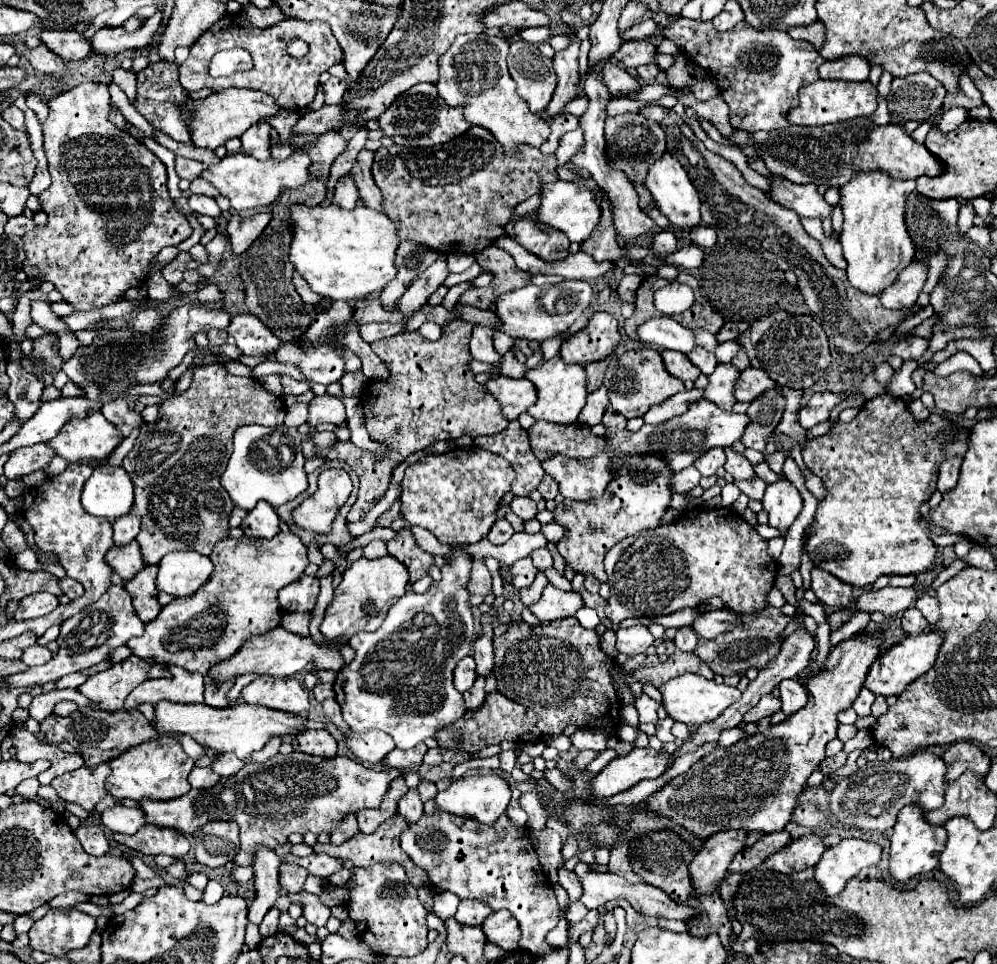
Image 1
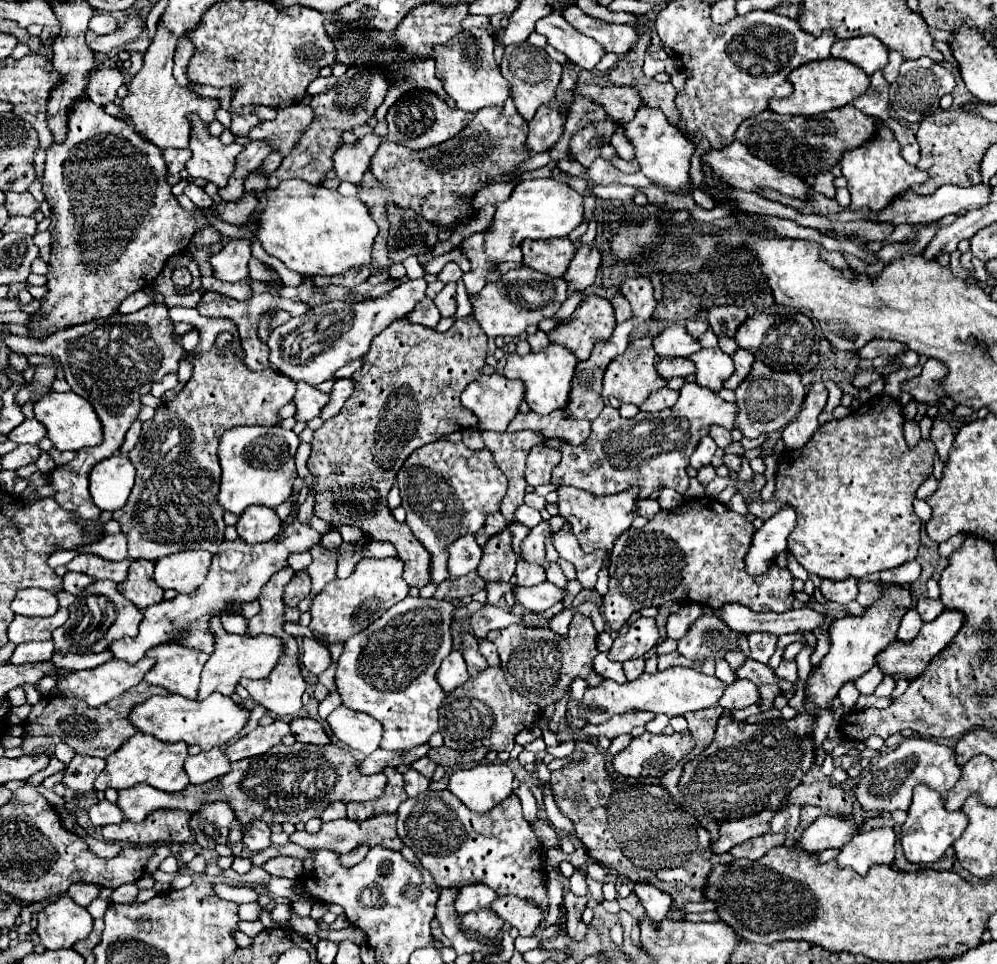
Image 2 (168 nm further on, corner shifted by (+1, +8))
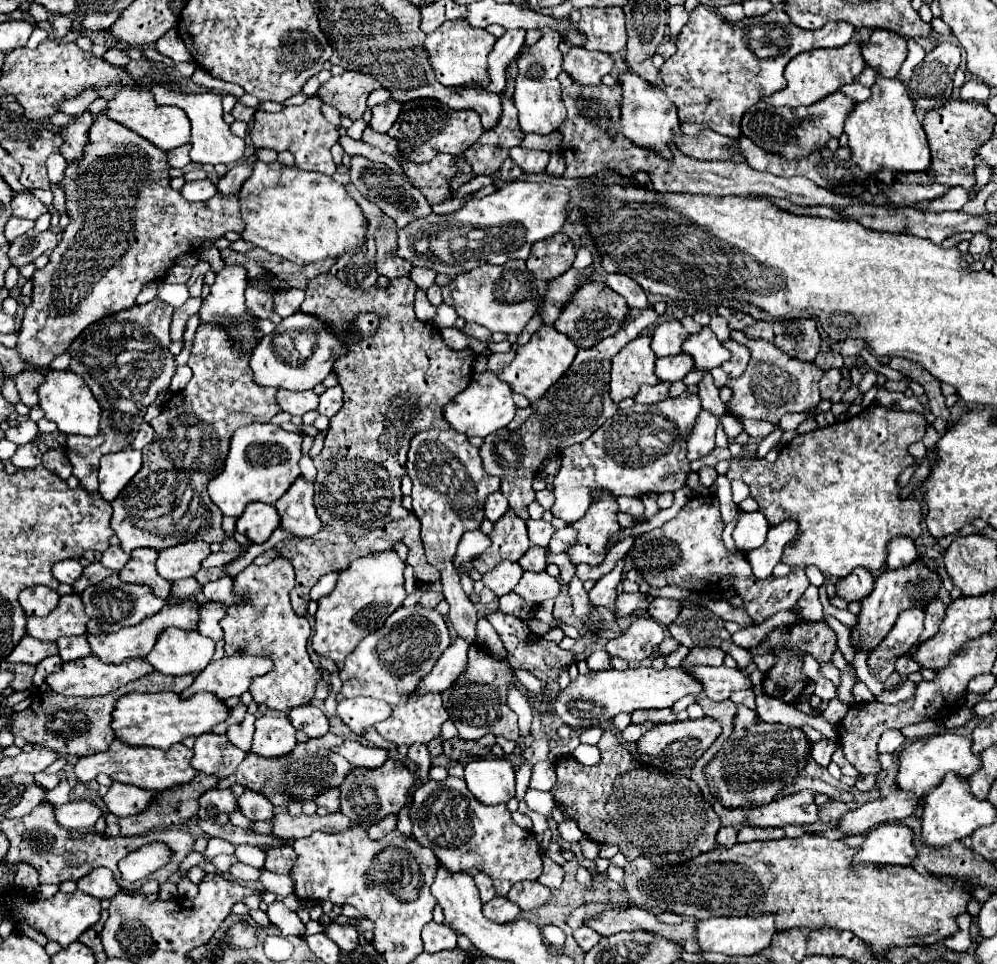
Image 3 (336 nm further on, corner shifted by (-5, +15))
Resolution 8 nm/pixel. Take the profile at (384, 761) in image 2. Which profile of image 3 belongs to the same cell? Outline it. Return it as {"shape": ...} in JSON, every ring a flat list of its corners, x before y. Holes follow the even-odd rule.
{"shape":[[349,739,341,747,335,747,333,751,343,755,351,765,367,767,367,769,381,767,389,759,387,749,383,749,383,747,367,747,367,745,361,745,357,741,349,741]]}

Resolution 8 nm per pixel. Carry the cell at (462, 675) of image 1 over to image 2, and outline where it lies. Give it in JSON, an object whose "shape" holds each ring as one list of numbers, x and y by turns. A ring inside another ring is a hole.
{"shape":[[453,650,447,660,443,660,439,672,437,672,437,682,441,684,441,688,445,692,455,690,459,684,463,684,463,680,469,680,467,668,465,668,465,660,461,656,459,650]]}

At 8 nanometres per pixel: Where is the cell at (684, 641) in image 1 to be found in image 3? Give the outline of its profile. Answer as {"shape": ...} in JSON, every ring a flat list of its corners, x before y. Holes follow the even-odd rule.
{"shape":[[653,599,653,603,647,607,647,613,663,627,669,627,679,617,681,609,681,603,675,599]]}

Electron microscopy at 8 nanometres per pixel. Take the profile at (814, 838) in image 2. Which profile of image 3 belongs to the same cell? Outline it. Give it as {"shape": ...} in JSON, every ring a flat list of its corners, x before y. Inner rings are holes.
{"shape":[[893,791,885,799,869,801,865,805,861,805,859,809,847,811,845,815,841,815,839,831,843,835,863,835,871,827,877,827,877,825,887,823,887,821,899,821,899,819,913,815,919,801,921,799,911,795,911,793]]}

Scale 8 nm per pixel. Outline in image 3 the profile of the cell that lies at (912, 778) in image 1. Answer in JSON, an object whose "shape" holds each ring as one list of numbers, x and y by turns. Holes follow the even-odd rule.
{"shape":[[931,735,925,739,915,739,909,745,905,745,899,751,899,773,897,773,897,787,905,793,913,793,917,797,927,795,935,785,941,783,941,779,953,771,959,777,969,777,979,769,981,761,977,755,971,753,971,739,961,735]]}

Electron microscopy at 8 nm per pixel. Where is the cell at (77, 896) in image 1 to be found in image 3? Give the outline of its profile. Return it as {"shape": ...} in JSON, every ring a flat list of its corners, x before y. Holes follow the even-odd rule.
{"shape":[[97,867,93,869,89,875,81,877,77,881,77,887,85,893,89,893,91,897,97,897,97,899,111,899,119,893,119,885,115,883,113,879,113,873,105,867]]}

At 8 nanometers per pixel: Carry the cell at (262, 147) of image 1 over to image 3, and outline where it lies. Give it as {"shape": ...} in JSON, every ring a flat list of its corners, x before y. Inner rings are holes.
{"shape":[[237,103,235,107,233,107,233,111,231,111,231,115,237,119,237,121,243,121,243,123,251,123,253,121,253,115,255,115,255,107,245,107,245,105,241,105,241,103]]}

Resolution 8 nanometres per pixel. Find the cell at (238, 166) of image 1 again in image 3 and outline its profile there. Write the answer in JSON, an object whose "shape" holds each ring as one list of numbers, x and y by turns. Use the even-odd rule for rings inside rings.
{"shape":[[153,85,151,91,161,105,177,105,187,113,187,117,191,121,191,145,193,145,193,149,189,153,191,161,197,161,197,163,203,163,203,165,217,165,217,163,231,165,231,163,235,163,243,157,245,141,235,137,229,131,229,125,223,121,221,95,217,95,213,91,183,93,183,91,177,91,177,89,163,87,163,85]]}

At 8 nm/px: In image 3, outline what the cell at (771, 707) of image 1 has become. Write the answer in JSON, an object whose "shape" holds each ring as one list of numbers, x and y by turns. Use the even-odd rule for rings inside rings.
{"shape":[[721,665,721,667,691,667,685,671,703,683,705,695,711,697,713,701,725,701,735,691,753,689,749,675,741,669,729,669]]}

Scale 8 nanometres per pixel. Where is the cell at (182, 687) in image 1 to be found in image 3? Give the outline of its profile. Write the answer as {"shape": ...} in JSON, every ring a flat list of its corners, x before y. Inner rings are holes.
{"shape":[[165,629,147,661,161,673,171,677,181,675,199,675,213,657,215,643,201,635,199,631,181,631,181,629]]}

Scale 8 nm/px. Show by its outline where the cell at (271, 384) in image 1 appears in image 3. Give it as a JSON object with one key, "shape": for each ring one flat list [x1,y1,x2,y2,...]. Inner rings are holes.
{"shape":[[279,389,277,391,277,403,279,403,281,411,287,411,291,415,305,415,305,413,317,409,319,397,315,395,313,389,307,389,307,391]]}

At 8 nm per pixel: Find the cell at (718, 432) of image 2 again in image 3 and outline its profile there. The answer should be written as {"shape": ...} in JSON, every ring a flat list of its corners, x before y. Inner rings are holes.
{"shape":[[705,371,703,381,699,383,699,397,703,403,703,409,713,413,713,417,717,417,717,421,721,421,721,417,727,413,725,403,719,397,719,389,713,385,713,377,709,371]]}

